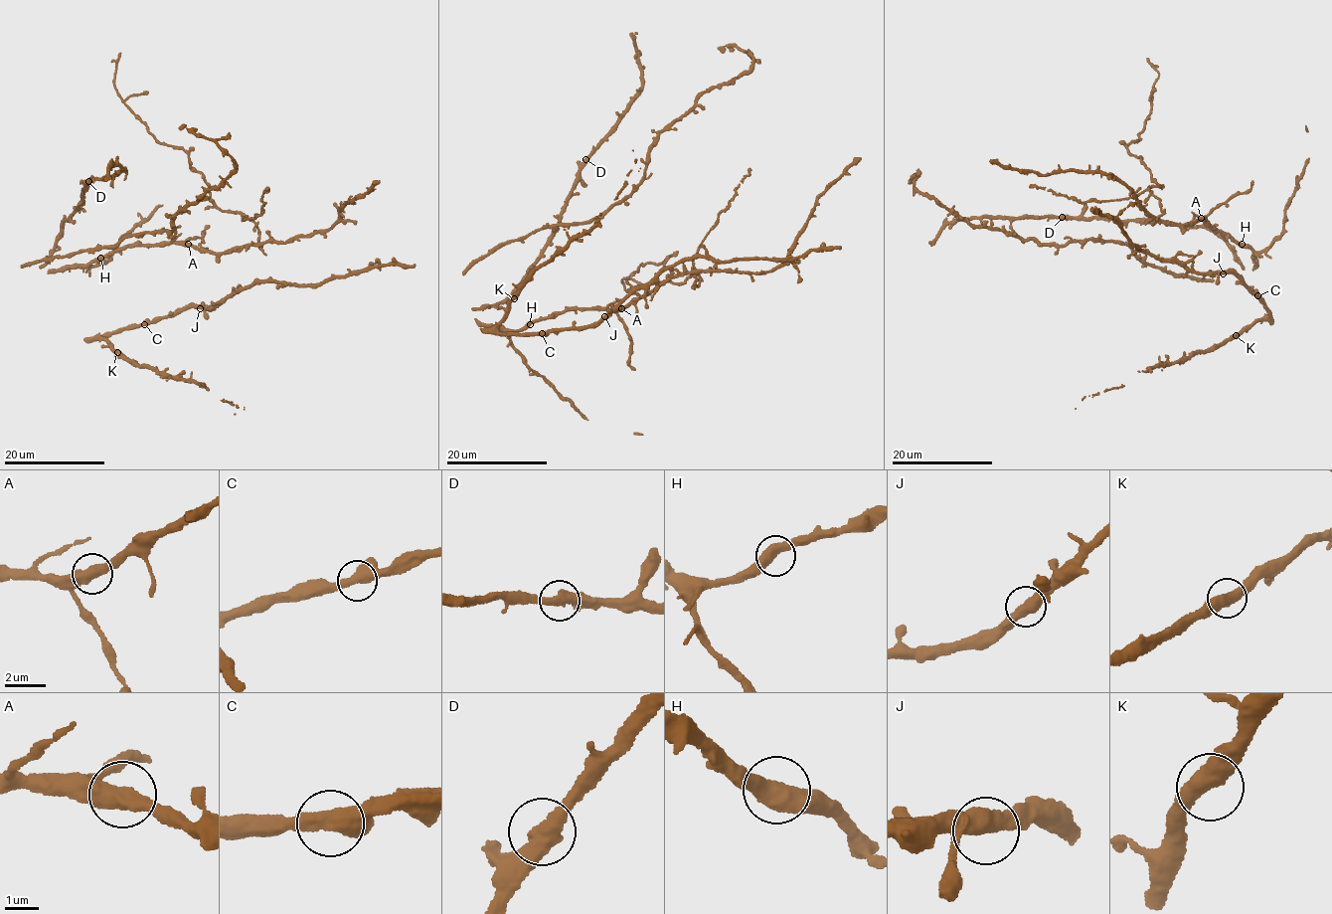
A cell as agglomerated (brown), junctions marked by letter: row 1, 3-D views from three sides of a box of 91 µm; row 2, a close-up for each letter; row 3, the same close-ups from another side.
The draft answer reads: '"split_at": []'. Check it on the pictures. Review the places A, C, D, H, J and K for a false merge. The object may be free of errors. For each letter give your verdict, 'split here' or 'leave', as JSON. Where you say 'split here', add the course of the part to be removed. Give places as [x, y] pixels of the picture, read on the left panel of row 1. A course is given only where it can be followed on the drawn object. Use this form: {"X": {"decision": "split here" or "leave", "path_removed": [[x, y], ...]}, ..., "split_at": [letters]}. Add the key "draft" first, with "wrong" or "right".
{"draft": "right", "A": {"decision": "leave"}, "C": {"decision": "leave"}, "D": {"decision": "leave"}, "H": {"decision": "leave"}, "J": {"decision": "leave"}, "K": {"decision": "leave"}, "split_at": []}

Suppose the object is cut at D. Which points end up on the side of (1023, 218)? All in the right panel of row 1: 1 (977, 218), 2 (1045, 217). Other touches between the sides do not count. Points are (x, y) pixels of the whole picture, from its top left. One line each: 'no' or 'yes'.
1: yes
2: yes

